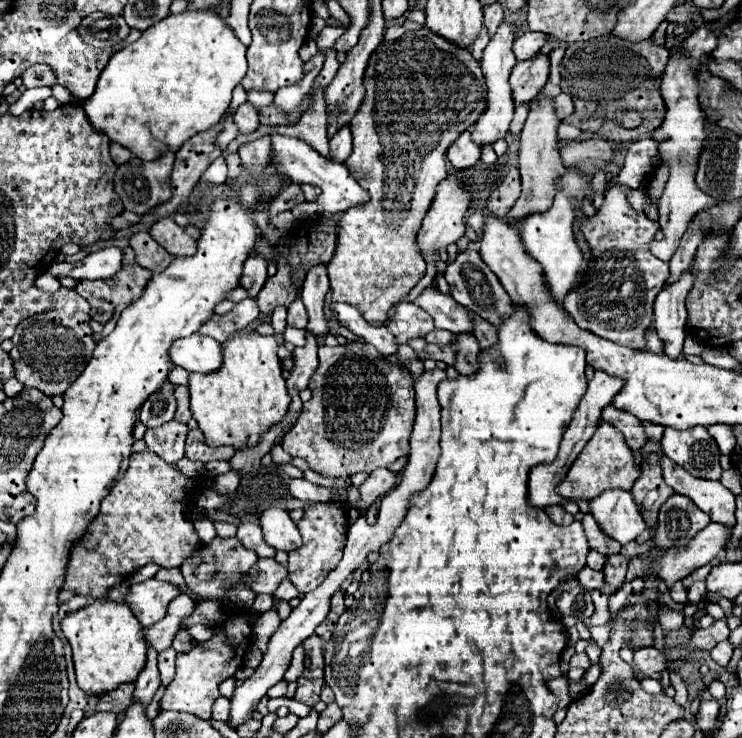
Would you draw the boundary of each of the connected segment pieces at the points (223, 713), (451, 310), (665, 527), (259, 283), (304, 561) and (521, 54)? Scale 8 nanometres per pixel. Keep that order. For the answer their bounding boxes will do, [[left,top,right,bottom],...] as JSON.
[[212,696,228,722],[414,286,474,334],[656,494,710,548],[240,256,268,298],[288,502,348,592],[514,30,546,62]]

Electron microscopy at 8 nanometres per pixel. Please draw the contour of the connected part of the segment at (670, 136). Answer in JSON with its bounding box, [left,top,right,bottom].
[650,24,716,262]

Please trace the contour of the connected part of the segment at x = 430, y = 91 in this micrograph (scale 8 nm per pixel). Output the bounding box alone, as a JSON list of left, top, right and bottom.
[328,28,486,326]

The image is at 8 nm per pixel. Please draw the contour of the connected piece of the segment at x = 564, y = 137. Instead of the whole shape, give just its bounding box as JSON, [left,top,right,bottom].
[557,124,579,142]

